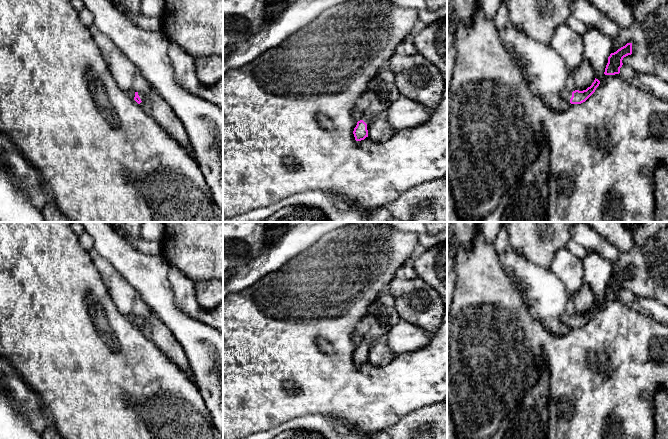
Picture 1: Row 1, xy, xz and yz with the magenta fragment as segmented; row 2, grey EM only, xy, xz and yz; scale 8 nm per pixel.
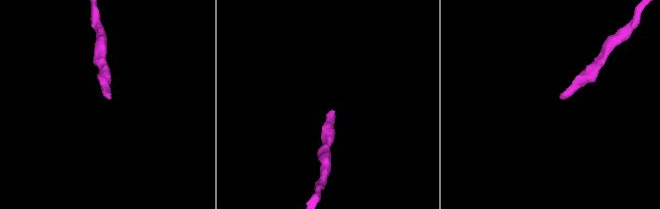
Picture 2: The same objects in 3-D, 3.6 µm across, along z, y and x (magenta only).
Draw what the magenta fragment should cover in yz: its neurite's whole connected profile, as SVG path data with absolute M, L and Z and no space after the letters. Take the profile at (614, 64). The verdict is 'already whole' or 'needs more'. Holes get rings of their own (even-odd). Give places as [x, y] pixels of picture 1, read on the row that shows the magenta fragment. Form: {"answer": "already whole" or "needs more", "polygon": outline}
{"answer": "already whole", "polygon": "M627 43L625 46L611 53L608 57L608 63L605 68L605 75L615 75L620 73L620 68L624 57L632 54L632 43Z"}

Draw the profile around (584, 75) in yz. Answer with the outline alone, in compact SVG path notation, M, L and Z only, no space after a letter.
M584 56L579 67L574 71L574 80L576 90L583 91L592 85L596 78L595 71L588 61L588 59Z

